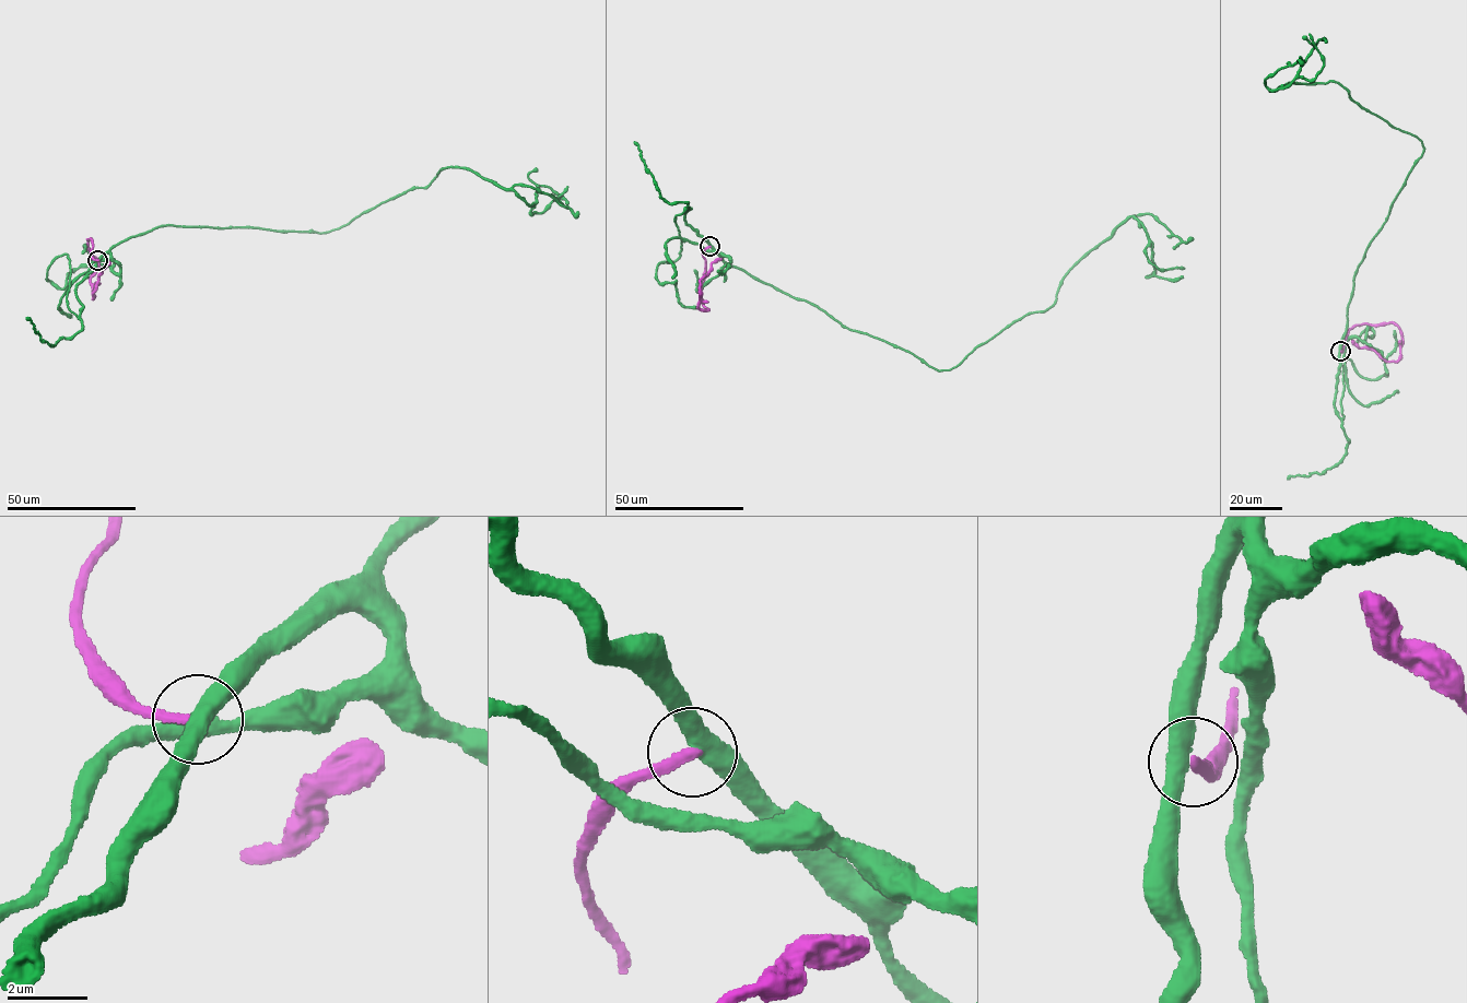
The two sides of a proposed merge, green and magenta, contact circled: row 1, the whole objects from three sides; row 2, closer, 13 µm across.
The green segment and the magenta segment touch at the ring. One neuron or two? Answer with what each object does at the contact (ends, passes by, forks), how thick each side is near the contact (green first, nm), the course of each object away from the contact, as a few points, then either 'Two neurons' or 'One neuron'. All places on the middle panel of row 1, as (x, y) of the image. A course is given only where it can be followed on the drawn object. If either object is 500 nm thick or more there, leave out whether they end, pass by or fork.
At the ring green passes by. At the ring magenta ends. Thickness 440 nm (green) against 240 nm. Course of green: (709, 246), (730, 266), (938, 370), (1053, 305), (1070, 270), (1130, 216), (1152, 243), (1157, 276), (1183, 276). Course of magenta: (709, 246), (702, 254), (706, 269), (701, 286), (702, 303), (708, 310), (699, 308), (700, 279), (720, 259). Two neurons

